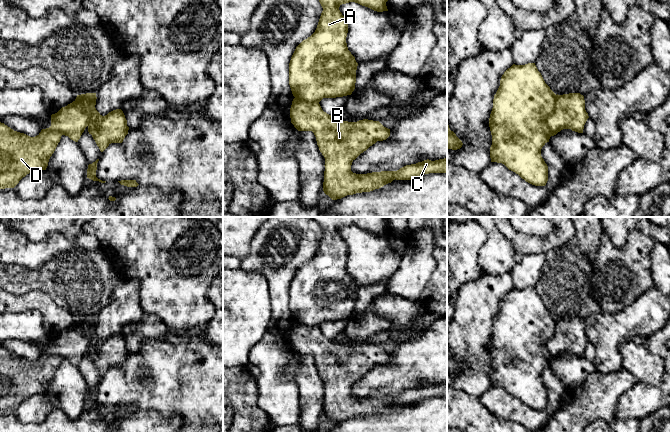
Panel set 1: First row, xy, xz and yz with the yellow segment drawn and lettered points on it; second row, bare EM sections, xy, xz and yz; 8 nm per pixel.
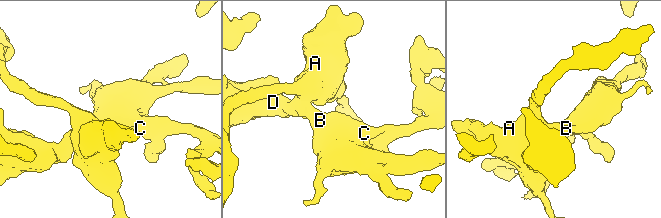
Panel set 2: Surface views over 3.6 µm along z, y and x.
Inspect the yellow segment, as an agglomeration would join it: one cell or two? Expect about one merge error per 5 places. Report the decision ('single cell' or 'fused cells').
fused cells

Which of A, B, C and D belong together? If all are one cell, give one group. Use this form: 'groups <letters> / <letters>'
groups A / B C D

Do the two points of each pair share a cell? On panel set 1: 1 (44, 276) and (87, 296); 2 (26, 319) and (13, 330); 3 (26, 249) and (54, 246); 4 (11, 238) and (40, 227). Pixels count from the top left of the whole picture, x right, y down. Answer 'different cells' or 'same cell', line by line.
1: same cell
2: same cell
3: same cell
4: different cells

